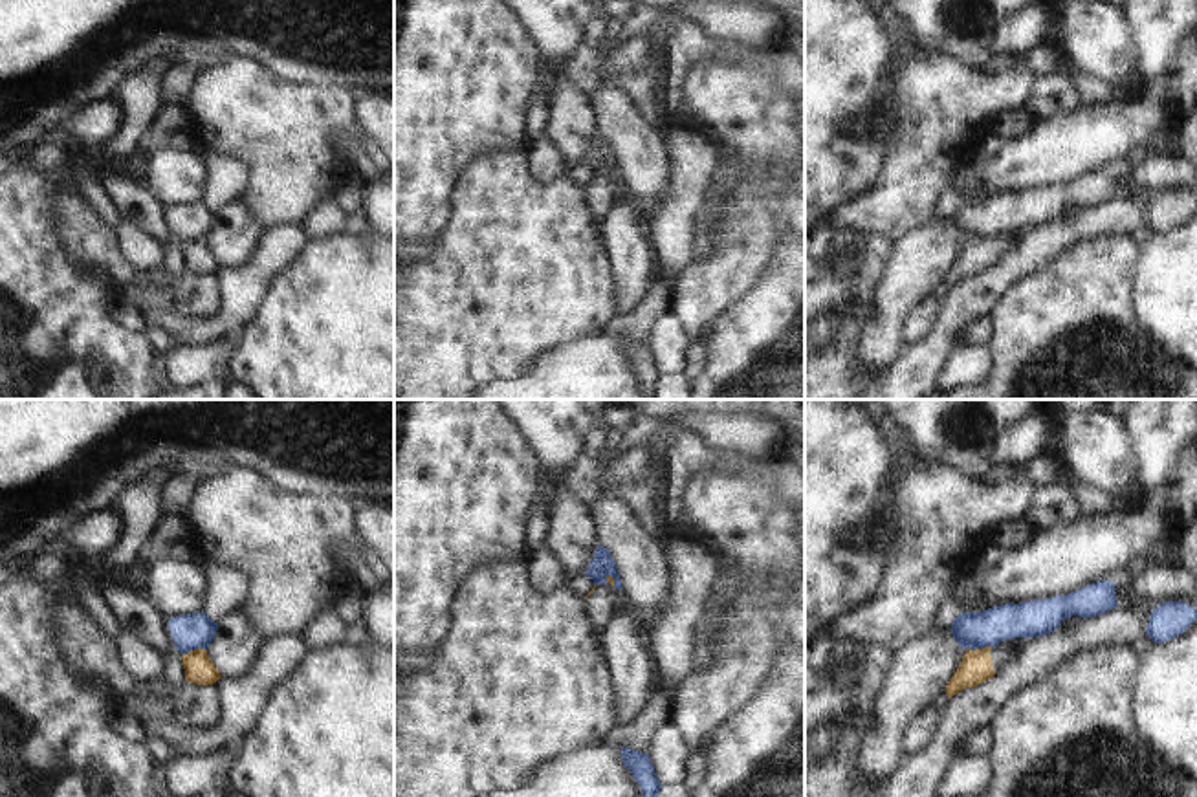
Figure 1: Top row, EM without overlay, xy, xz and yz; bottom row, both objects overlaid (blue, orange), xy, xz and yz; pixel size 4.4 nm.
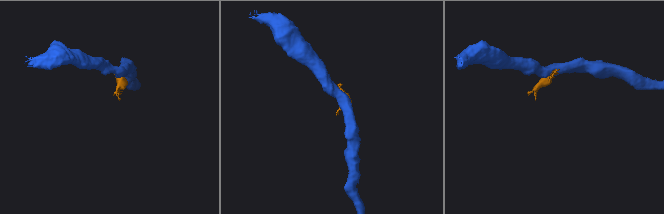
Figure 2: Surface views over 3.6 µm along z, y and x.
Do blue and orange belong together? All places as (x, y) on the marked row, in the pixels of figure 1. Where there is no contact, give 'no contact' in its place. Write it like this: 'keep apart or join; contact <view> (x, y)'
keep apart; contact xy (195, 649)

